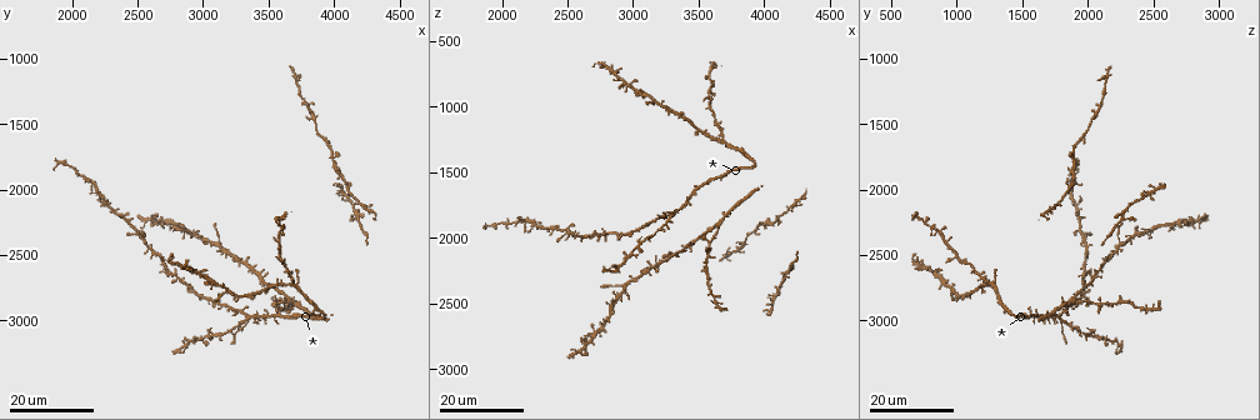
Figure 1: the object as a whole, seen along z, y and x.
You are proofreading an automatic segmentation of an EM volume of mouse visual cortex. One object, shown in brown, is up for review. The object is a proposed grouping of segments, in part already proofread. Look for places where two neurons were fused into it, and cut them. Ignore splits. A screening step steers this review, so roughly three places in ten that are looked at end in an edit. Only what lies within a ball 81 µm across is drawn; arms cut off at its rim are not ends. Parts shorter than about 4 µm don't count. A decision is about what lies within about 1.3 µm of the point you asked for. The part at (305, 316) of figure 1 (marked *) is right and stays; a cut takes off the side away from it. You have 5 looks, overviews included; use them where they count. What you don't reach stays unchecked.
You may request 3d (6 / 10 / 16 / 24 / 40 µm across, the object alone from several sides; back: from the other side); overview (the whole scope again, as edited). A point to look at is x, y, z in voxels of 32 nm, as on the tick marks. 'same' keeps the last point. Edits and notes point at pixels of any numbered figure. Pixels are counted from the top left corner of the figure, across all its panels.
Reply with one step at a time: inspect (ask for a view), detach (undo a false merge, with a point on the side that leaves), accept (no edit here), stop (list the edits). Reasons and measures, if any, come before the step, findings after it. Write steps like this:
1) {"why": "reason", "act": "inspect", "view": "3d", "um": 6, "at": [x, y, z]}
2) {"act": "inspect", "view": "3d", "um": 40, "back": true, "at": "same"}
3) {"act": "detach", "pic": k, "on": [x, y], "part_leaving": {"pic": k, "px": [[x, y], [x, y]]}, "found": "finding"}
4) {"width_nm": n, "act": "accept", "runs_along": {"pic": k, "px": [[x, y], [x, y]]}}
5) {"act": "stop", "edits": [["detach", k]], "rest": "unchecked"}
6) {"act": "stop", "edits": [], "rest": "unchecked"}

{"act": "inspect", "view": "3d", "um": 24, "at": [2940, 2320, 2380]}

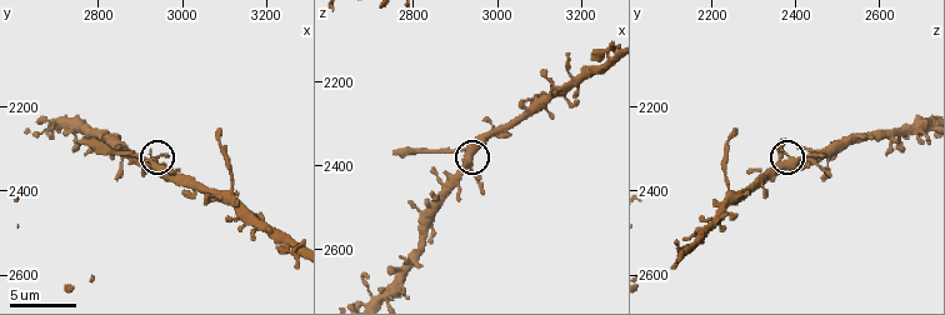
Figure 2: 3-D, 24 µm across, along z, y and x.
{"why": "zoom in", "act": "inspect", "view": "3d", "um": 6, "at": [2925, 2320, 2395]}

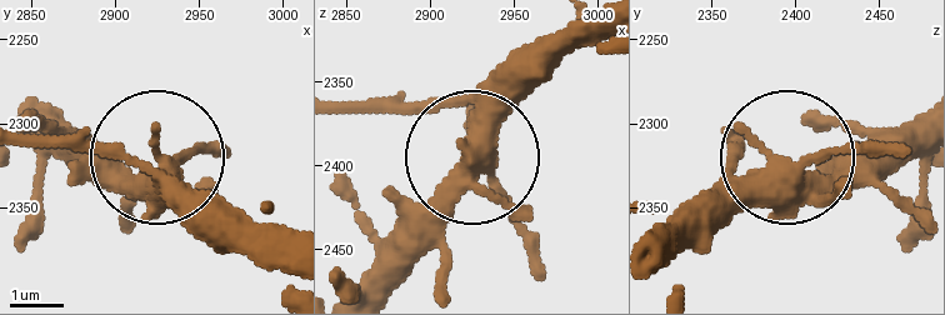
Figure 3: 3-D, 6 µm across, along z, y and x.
{"arms": 4, "act": "accept", "runs_along": {"pic": 3, "px": [[293, 275], [154, 149], [24, 140]]}, "found": "one neuron here"}

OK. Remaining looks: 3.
{"why": "small branch off a trunk", "act": "inspect", "view": "3d", "um": 16, "at": [3320, 3020, 1780]}

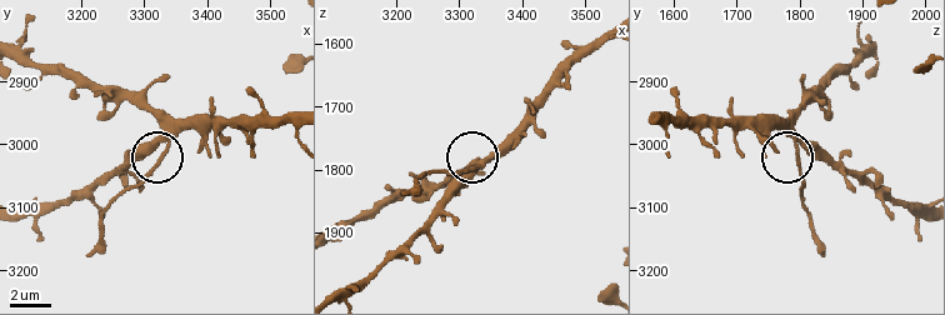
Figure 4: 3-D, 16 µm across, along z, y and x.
{"act": "inspect", "view": "3d", "um": 10, "at": [3325, 3010, 1800]}

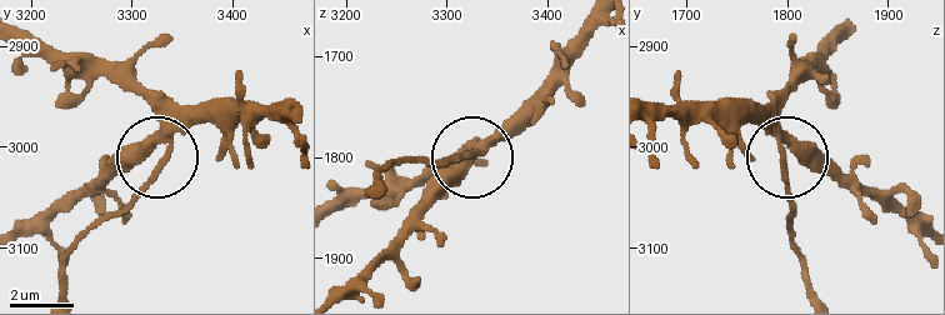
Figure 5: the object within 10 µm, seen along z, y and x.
{"act": "detach", "pic": 5, "on": [144, 188], "part_leaving": {"pic": 5, "px": [[166, 148], [150, 178], [85, 234], [64, 266], [61, 290]]}, "found": "two neurons meet here"}

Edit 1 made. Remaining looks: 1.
{"act": "stop", "edits": [["detach", 5]], "rest": "unchecked"}

